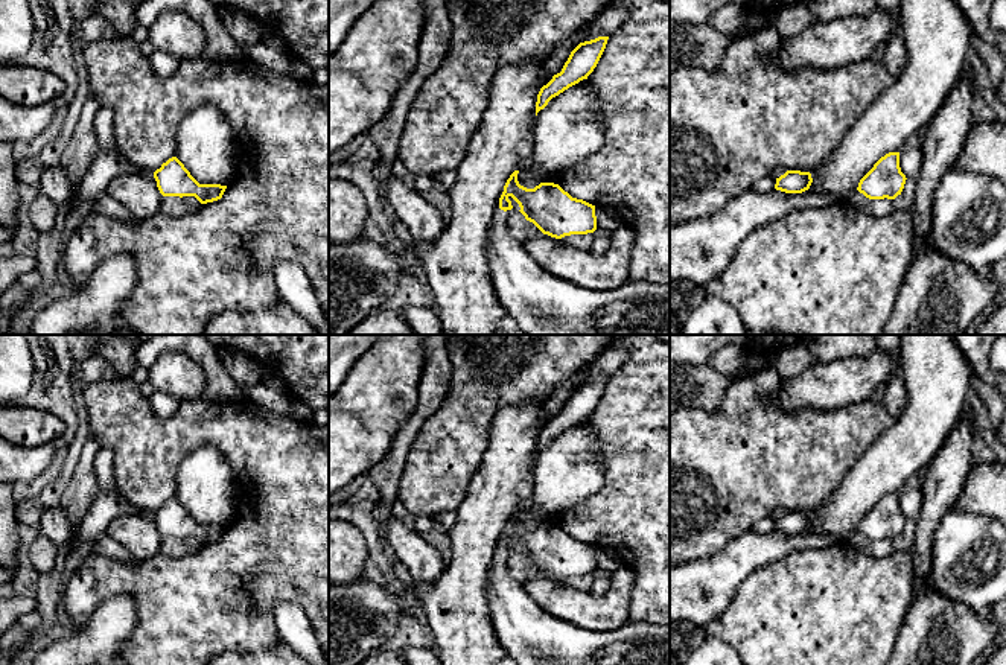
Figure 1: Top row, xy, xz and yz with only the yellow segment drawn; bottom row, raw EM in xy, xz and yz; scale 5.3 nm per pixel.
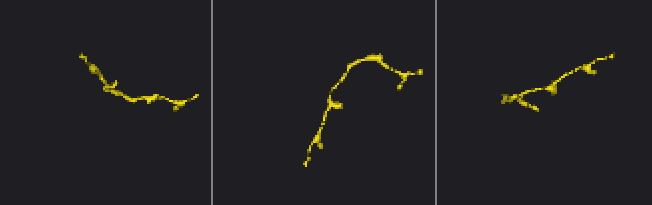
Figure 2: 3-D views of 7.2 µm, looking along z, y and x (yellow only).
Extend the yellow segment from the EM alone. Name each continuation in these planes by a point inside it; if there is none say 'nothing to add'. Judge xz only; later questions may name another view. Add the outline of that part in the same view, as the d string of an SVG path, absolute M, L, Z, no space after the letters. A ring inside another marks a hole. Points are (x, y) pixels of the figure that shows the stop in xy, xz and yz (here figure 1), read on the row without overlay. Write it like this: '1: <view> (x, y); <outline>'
1: xz (530, 635); M496 551L489 571L490 615L496 638L505 654L516 665L670 665L670 625L650 624L645 621L629 621L616 630L584 630L560 618L554 618L539 607L525 592L524 584L516 581L507 569L504 551Z

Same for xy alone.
nothing to add

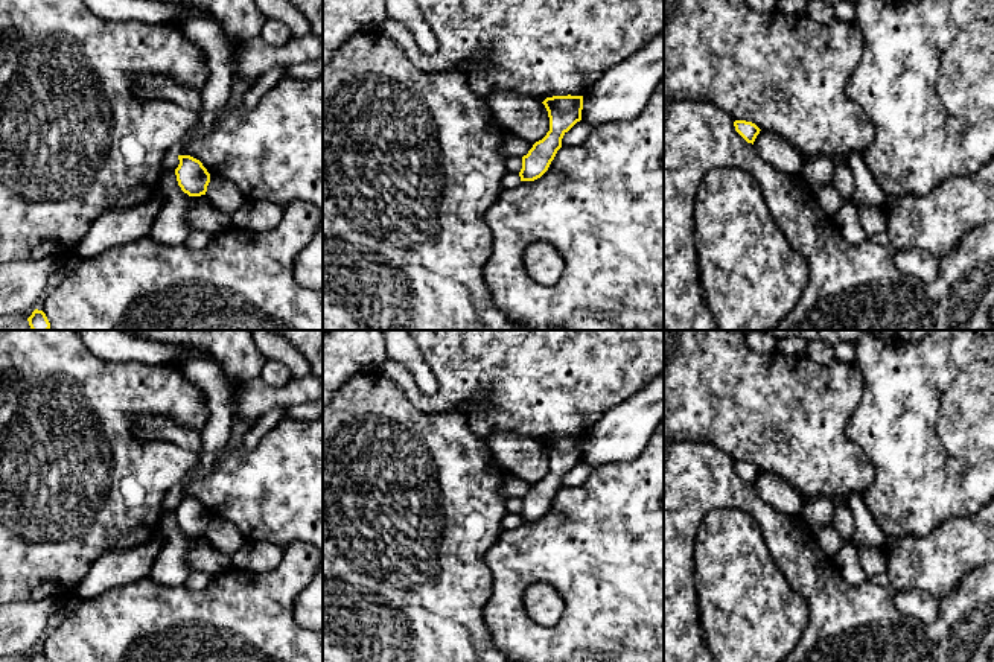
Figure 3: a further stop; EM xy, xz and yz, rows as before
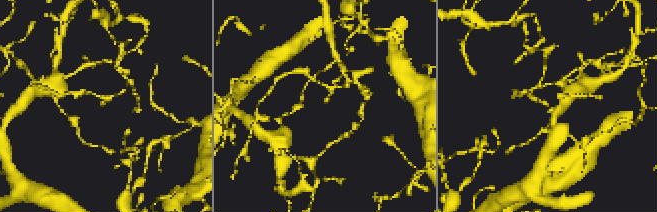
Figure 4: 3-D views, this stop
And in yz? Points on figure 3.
nothing to add

